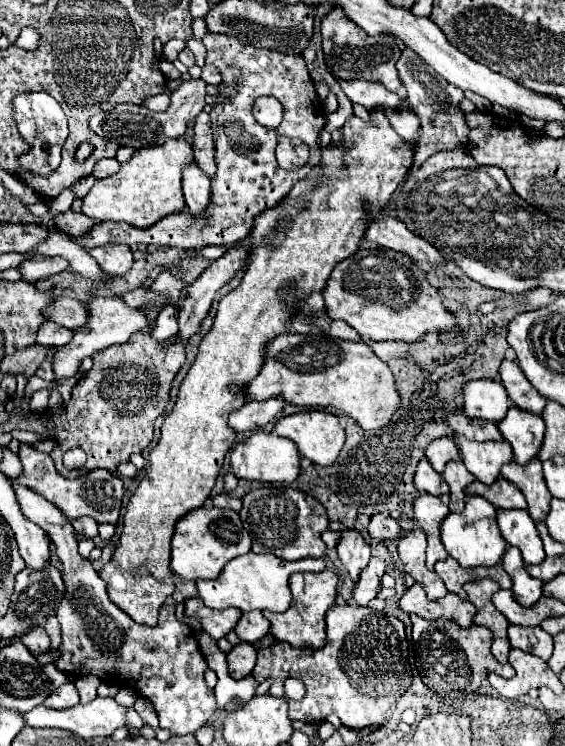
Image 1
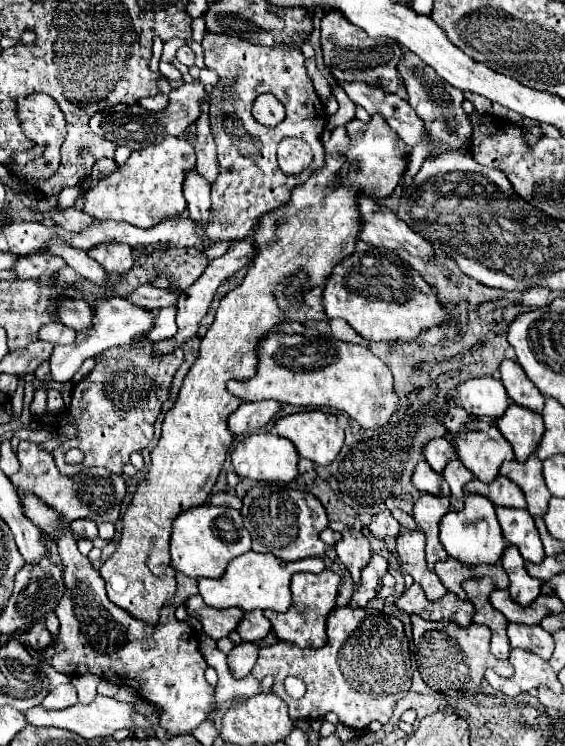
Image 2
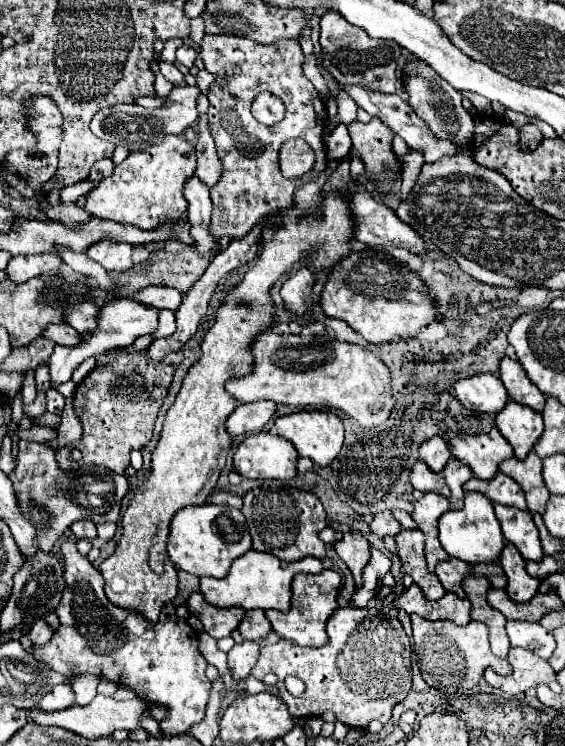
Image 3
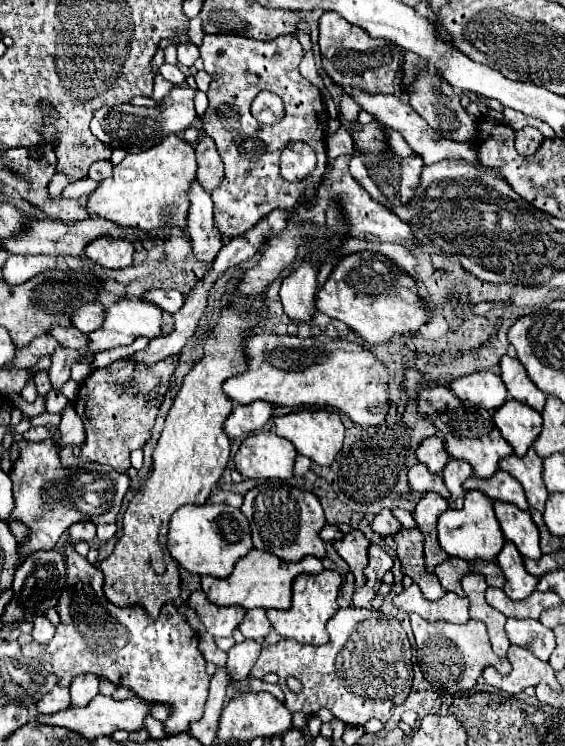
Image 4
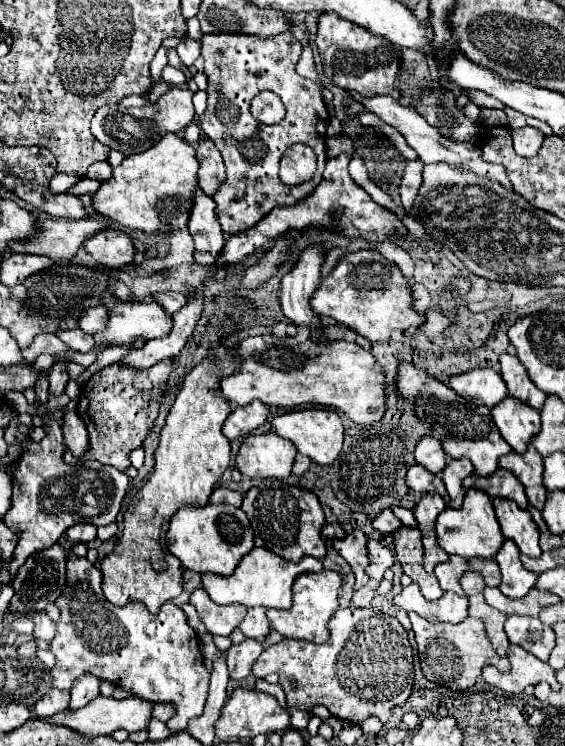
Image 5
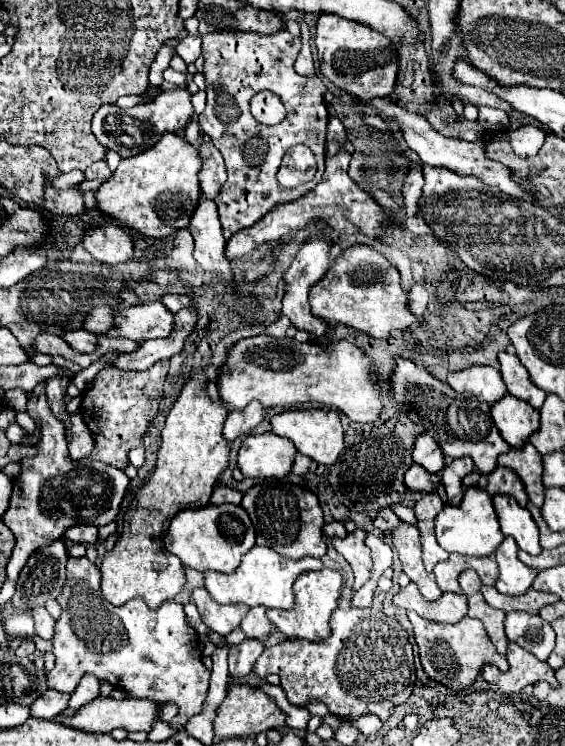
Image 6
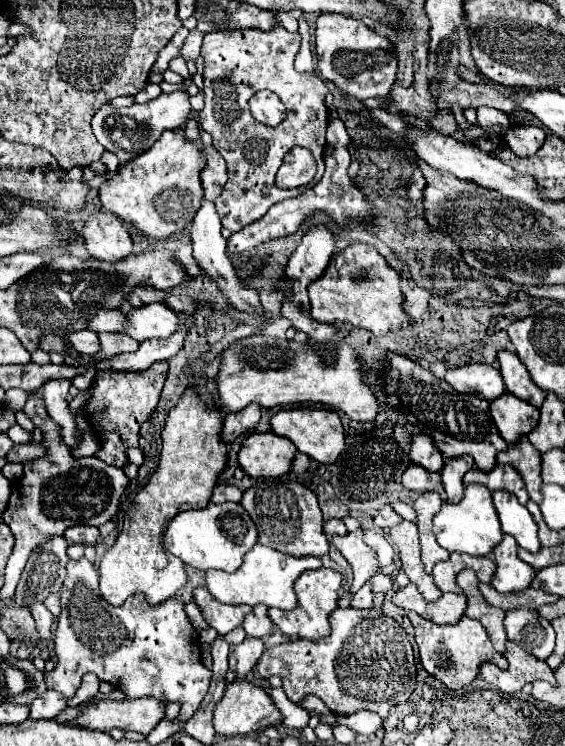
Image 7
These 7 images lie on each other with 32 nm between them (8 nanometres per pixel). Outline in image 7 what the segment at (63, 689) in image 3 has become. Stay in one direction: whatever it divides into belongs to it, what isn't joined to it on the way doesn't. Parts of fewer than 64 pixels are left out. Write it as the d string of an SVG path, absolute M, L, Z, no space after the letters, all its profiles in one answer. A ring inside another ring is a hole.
M46 690L42 696L38 696L30 706L30 718L56 718L58 712L62 712L68 706L68 700L64 694L56 690Z

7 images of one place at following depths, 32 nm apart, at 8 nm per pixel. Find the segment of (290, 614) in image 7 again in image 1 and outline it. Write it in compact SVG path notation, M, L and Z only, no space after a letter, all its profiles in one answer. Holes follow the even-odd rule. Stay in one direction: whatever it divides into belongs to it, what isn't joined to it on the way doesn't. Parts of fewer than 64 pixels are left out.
M330 570L318 574L292 574L290 576L290 590L292 590L292 604L286 612L262 612L270 622L270 632L278 642L288 642L294 648L322 648L326 644L326 628L324 628L324 614L334 604L336 598L338 576Z

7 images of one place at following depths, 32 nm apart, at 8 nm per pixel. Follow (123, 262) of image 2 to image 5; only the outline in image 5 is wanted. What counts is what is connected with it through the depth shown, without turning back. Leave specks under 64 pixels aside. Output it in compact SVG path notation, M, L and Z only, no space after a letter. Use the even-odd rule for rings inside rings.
M98 234L98 238L90 238L84 250L104 268L122 268L132 264L134 246L126 234Z

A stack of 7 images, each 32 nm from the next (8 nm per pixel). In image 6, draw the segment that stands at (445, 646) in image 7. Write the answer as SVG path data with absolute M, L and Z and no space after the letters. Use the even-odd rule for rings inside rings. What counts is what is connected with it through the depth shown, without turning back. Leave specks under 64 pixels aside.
M408 612L408 618L414 626L414 638L420 648L420 662L424 672L428 674L428 678L448 686L450 690L464 690L472 686L484 664L494 664L500 670L510 668L506 656L500 656L494 650L480 620L466 616L458 624L436 624L420 618L416 612Z

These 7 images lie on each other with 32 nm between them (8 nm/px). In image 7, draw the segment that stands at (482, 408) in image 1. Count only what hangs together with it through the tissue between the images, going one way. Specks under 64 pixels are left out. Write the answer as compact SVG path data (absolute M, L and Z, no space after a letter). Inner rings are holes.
M466 364L462 368L448 370L446 382L460 394L474 394L488 402L506 392L500 372L488 364Z

